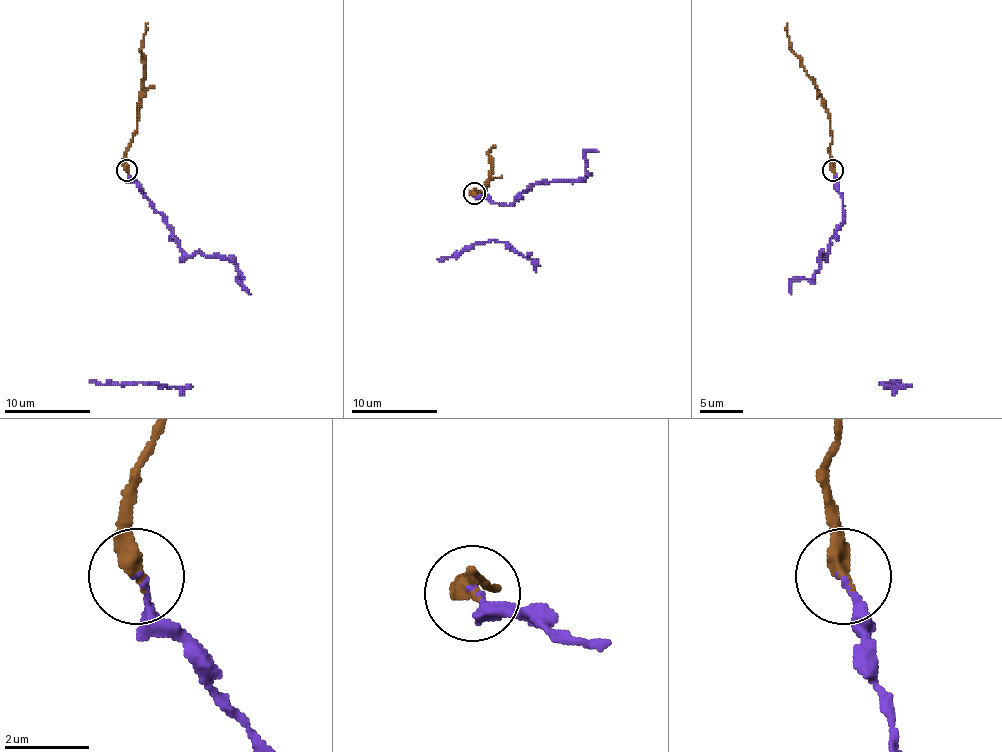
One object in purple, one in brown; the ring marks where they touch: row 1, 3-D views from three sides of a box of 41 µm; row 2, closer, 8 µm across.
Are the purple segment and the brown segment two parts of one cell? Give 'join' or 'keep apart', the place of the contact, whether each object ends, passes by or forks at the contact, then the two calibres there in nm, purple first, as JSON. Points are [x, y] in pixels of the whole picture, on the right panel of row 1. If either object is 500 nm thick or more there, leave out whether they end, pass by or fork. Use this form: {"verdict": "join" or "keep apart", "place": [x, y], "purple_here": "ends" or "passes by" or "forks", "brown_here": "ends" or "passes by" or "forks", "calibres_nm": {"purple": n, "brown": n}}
{"verdict": "join", "place": [832, 170], "purple_here": "ends", "brown_here": "ends", "calibres_nm": {"purple": 120, "brown": 400}}

